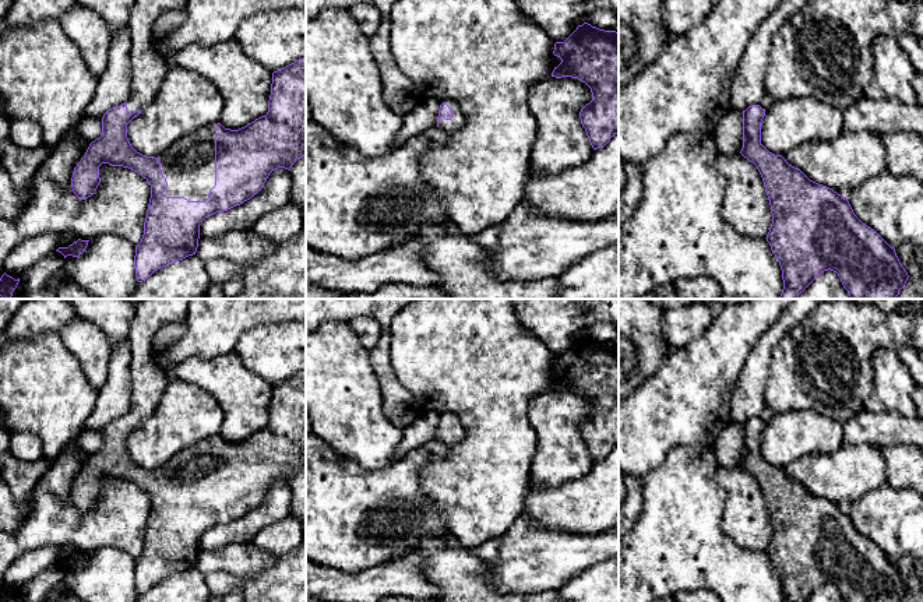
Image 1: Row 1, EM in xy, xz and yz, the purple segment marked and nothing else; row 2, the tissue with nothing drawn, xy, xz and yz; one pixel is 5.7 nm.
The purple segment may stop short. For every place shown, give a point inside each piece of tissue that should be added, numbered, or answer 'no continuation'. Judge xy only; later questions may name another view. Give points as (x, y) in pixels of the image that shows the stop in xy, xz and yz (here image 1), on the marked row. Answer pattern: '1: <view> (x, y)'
1: xy (148, 69)
2: xy (189, 164)

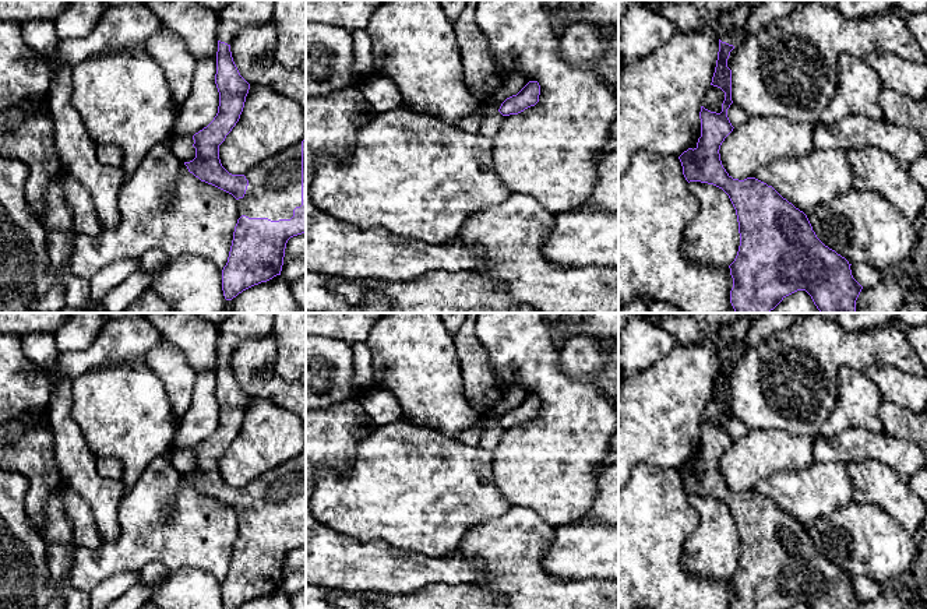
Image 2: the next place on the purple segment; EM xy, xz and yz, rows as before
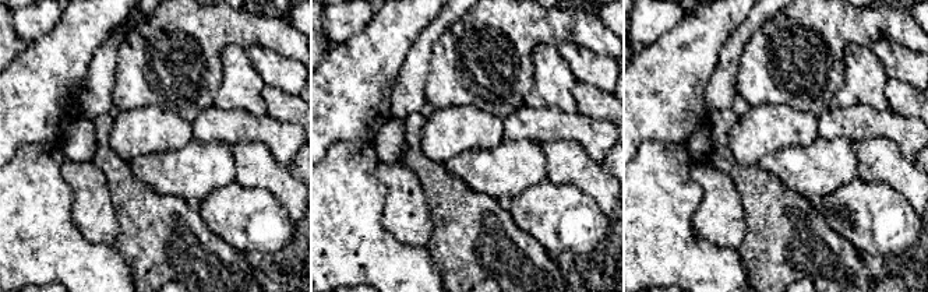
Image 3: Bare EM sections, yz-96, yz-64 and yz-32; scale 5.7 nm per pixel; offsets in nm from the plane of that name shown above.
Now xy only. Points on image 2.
1: xy (239, 14)
2: xy (274, 190)

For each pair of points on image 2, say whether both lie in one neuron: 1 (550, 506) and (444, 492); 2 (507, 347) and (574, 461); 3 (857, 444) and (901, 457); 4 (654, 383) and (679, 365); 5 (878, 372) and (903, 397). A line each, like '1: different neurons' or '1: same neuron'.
1: different neurons
2: same neuron
3: same neuron
4: same neuron
5: same neuron

